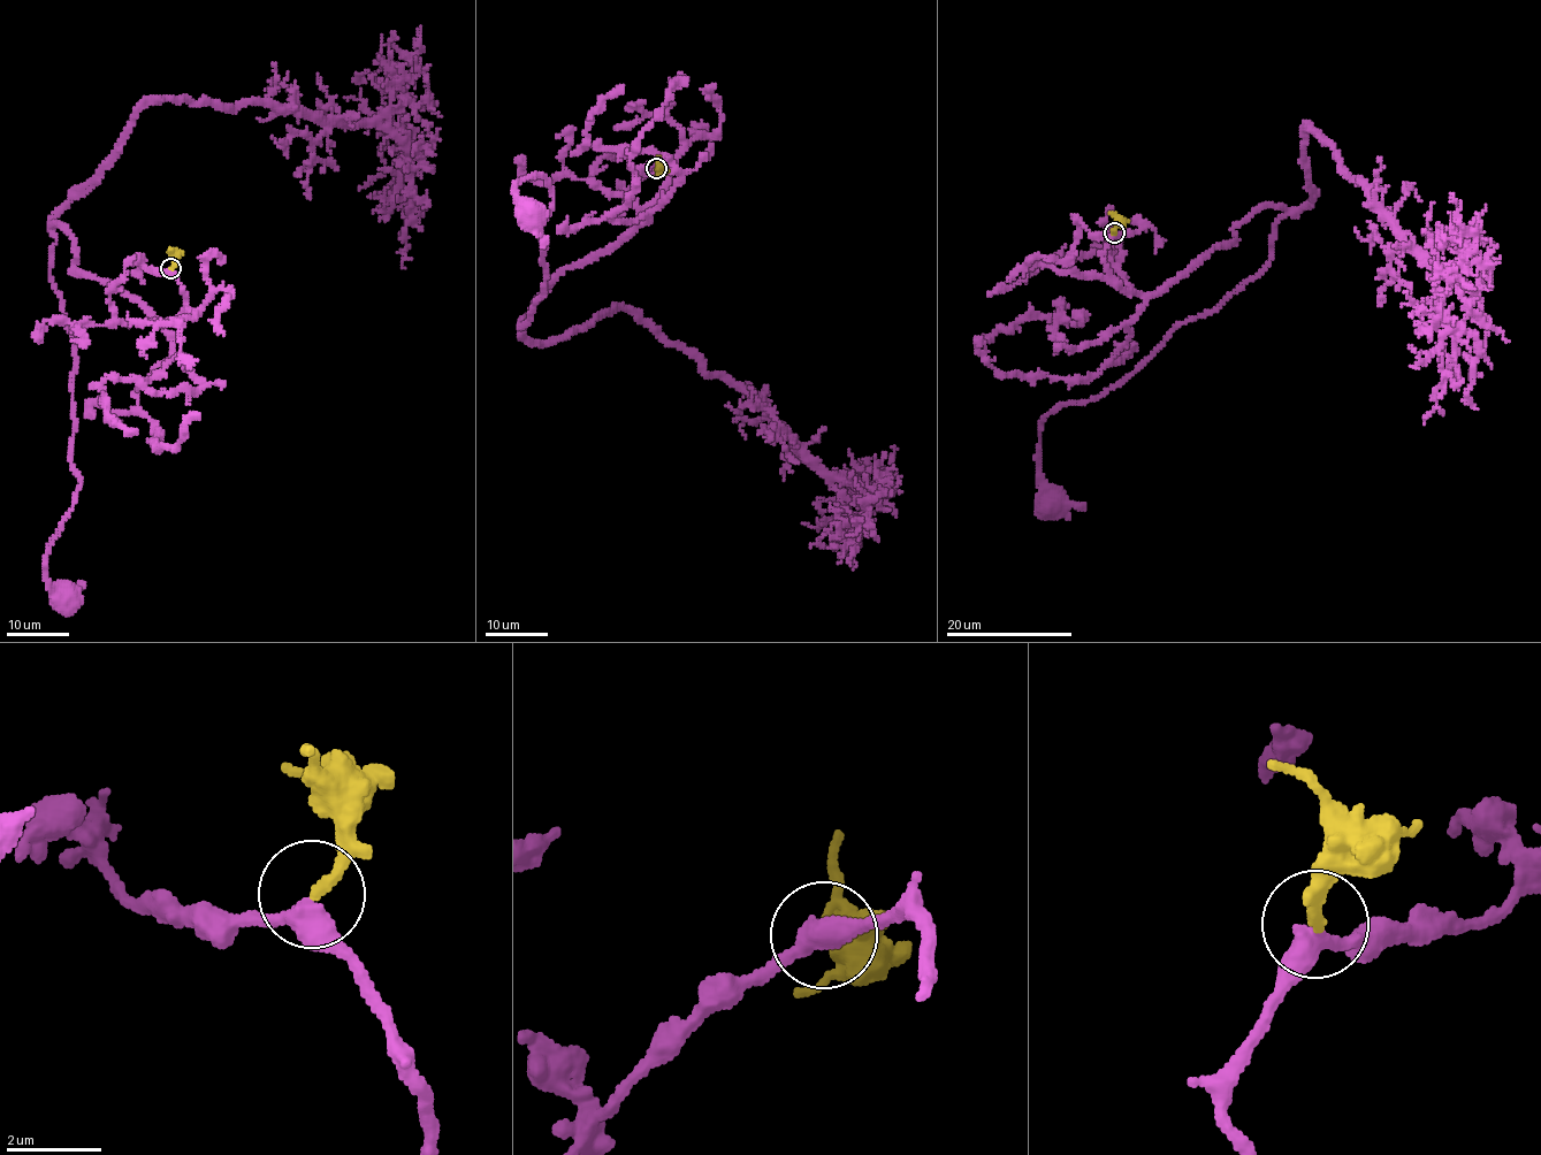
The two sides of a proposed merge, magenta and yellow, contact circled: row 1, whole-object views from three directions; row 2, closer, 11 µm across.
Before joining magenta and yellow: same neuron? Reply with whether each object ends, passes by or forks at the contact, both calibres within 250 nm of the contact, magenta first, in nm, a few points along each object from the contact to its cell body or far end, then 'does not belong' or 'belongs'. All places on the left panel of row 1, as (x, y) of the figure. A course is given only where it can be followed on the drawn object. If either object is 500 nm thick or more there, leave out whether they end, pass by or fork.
magenta passes by; yellow ends there; 420 nm thick on the magenta side, 240 nm on the other; magenta runs (170, 269), (185, 313), (163, 323), (77, 273), (73, 241), (52, 229), (81, 482), (45, 580), (66, 601); yellow runs (170, 267), (173, 265), (172, 249); belongs

